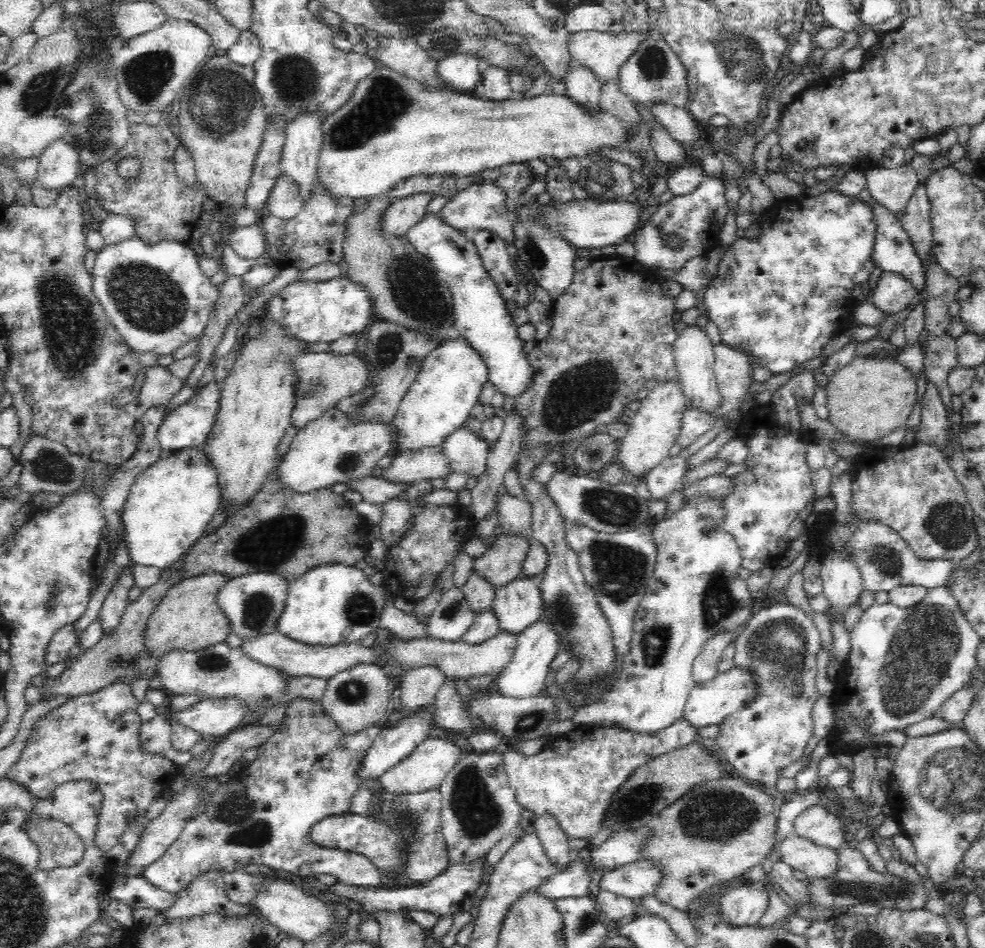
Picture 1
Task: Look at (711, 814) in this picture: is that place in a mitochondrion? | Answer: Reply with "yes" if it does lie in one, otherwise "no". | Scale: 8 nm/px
yes

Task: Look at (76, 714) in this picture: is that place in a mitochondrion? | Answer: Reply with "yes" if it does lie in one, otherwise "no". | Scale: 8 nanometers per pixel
no

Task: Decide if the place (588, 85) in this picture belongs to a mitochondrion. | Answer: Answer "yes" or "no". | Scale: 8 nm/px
no

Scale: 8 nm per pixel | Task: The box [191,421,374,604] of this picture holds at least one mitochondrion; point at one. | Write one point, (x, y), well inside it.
(271, 544)

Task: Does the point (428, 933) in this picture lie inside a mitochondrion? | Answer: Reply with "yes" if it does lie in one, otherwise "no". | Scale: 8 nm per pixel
no

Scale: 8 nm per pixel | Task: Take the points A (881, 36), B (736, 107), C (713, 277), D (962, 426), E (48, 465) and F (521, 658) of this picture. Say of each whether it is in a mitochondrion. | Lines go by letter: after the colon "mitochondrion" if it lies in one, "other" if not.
A: other
B: other
C: other
D: other
E: mitochondrion
F: other

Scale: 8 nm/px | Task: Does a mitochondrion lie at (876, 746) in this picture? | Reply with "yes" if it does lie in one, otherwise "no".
no

